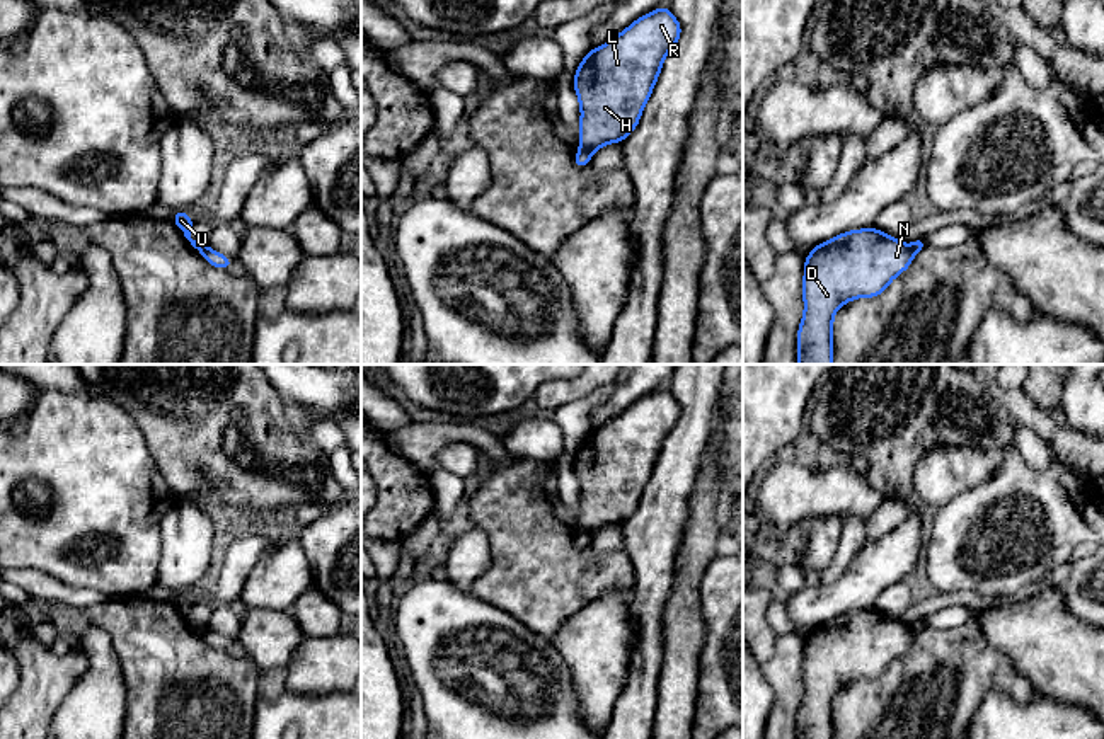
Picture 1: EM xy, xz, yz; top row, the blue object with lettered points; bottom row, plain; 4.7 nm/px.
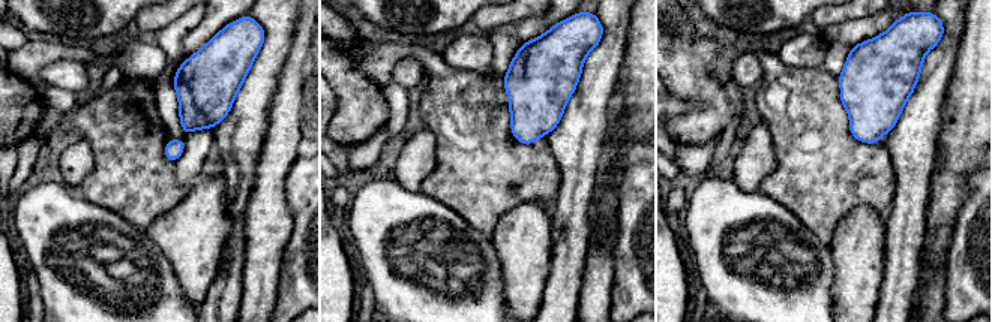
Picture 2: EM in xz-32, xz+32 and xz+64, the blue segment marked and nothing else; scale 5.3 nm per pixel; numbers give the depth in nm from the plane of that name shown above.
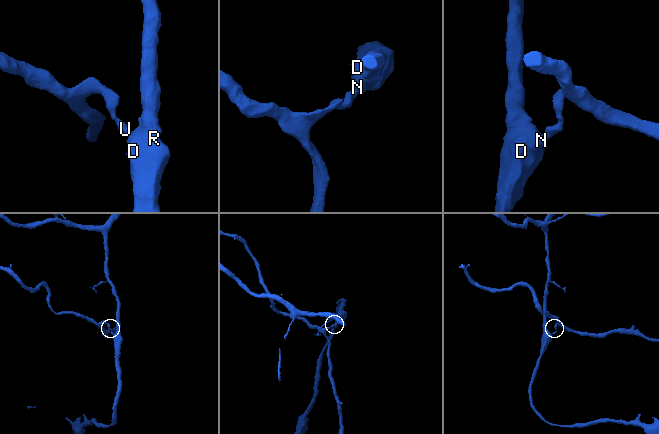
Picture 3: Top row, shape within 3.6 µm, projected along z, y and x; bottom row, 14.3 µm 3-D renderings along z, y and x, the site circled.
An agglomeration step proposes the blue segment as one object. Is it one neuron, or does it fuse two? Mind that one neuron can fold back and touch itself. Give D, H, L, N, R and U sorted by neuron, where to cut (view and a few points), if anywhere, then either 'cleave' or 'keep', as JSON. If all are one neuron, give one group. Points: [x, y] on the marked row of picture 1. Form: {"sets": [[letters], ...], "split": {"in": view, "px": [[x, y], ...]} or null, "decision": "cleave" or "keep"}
{"sets": [["D", "H", "L", "N", "R"], ["U"]], "split": {"in": "xz", "px": [[580, 148], [590, 154]]}, "decision": "cleave"}

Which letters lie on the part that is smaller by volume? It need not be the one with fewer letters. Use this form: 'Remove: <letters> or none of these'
Remove: U

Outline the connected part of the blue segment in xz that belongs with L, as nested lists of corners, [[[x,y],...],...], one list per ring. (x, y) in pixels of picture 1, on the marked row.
[[[663,5],[634,20],[603,46],[589,49],[574,73],[574,92],[581,107],[579,150],[595,153],[608,143],[622,143],[637,128],[663,61],[680,34],[678,19]]]

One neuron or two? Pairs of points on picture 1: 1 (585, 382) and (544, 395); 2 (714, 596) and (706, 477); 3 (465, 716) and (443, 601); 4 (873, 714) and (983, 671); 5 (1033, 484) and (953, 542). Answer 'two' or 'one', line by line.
1: one
2: two
3: one
4: one
5: one

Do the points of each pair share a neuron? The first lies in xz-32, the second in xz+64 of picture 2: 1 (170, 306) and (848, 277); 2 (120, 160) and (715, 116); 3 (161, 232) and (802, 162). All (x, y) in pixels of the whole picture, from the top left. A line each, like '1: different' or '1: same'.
1: different
2: different
3: different

